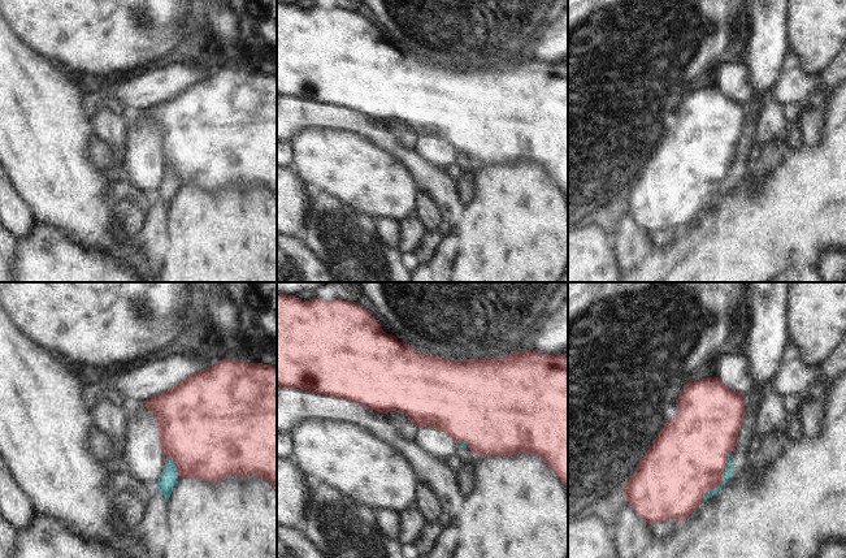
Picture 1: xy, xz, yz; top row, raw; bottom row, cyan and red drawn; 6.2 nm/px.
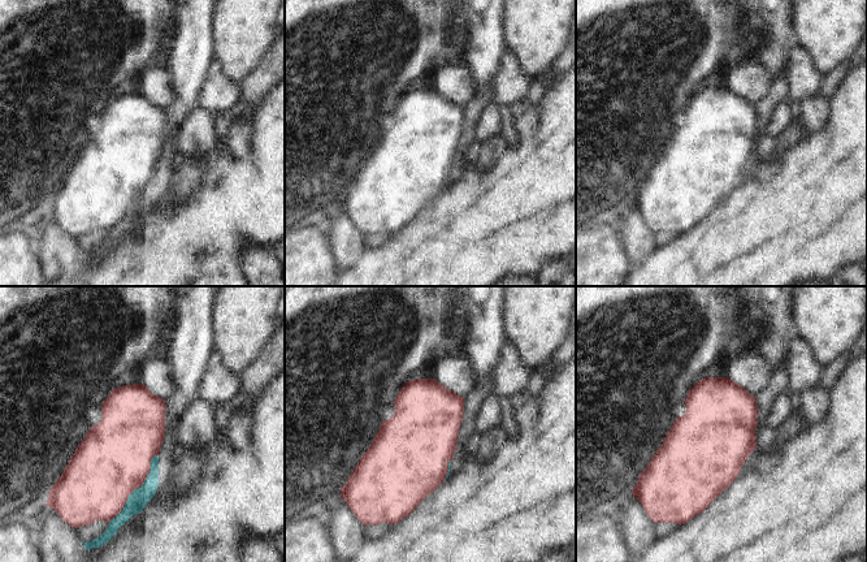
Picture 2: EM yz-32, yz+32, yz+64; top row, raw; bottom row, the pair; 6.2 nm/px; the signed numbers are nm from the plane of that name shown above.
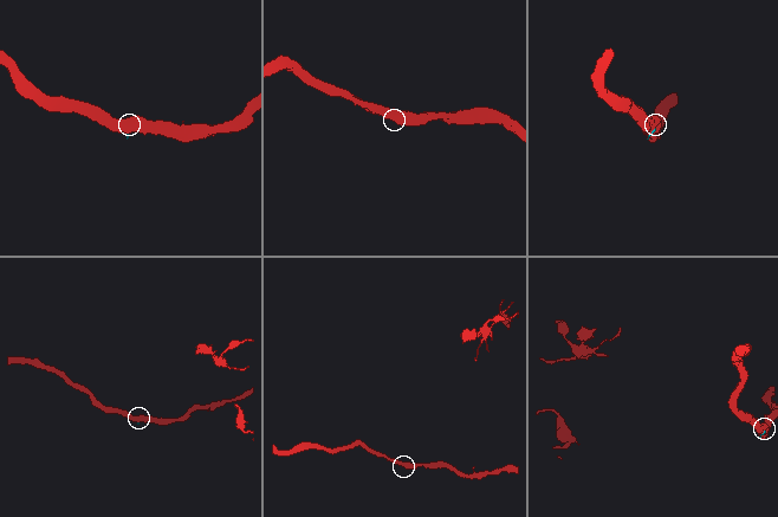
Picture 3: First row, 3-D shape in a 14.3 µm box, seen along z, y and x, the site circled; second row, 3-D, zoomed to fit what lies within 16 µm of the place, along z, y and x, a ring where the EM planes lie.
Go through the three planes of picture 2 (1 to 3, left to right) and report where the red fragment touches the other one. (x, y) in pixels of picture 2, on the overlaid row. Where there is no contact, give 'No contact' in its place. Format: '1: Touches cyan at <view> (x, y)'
1: Touches cyan at yz-32 (138, 488)
2: Touches cyan at yz+32 (449, 470)
3: No contact

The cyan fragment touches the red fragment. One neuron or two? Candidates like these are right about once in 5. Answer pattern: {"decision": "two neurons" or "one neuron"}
{"decision": "two neurons"}

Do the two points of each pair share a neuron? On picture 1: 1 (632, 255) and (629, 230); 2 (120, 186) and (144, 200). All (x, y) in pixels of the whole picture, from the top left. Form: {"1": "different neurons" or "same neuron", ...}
{"1": "same neuron", "2": "same neuron"}

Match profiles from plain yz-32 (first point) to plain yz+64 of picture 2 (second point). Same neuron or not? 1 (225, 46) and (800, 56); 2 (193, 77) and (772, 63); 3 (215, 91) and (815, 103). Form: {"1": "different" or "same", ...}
{"1": "different", "2": "same", "3": "different"}

